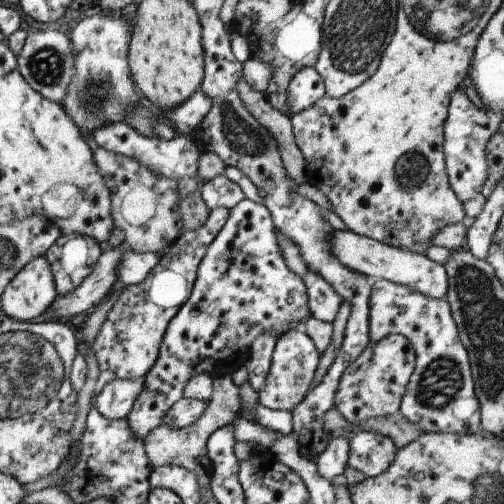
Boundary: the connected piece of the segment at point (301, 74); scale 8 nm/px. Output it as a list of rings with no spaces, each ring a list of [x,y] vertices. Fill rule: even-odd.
[[[315,67],[299,70],[289,82],[287,91],[286,102],[291,115],[310,108],[326,95],[325,84]]]

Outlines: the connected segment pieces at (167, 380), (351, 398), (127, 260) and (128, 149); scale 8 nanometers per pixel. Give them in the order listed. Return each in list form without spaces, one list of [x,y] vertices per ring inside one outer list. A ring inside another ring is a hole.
[[[245,198],[230,209],[230,218],[208,246],[206,256],[200,262],[188,300],[169,322],[158,358],[144,376],[144,390],[128,413],[126,420],[136,438],[144,440],[161,425],[166,412],[183,397],[183,390],[190,378],[200,374],[209,374],[212,378],[230,375],[238,368],[233,359],[245,353],[258,336],[270,332],[279,339],[290,330],[301,329],[305,320],[311,317],[306,283],[288,268],[286,260],[282,258],[276,232],[266,206]]]
[[[392,334],[378,342],[370,342],[344,370],[334,394],[334,406],[351,423],[368,420],[370,416],[396,415],[414,369],[415,350],[406,336]]]
[[[147,251],[144,253],[130,253],[120,256],[118,264],[118,283],[119,285],[140,284],[152,272],[152,268],[162,260],[160,251]]]
[[[125,121],[102,126],[102,128],[94,130],[93,134],[99,147],[116,154],[130,156],[136,162],[142,162],[144,166],[148,166],[150,170],[160,172],[164,178],[180,181],[185,176],[195,178],[198,174],[198,158],[202,156],[202,150],[199,150],[191,136],[179,134],[174,140],[164,140],[160,137],[148,138],[136,132]]]

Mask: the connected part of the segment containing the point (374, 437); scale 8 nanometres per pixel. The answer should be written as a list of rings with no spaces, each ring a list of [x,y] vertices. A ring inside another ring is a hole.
[[[374,430],[359,431],[349,439],[348,464],[366,477],[375,477],[388,470],[398,454],[394,440]]]

